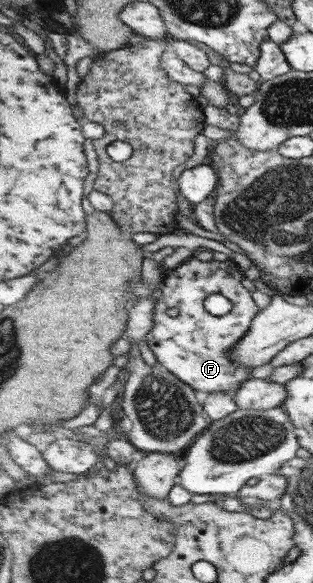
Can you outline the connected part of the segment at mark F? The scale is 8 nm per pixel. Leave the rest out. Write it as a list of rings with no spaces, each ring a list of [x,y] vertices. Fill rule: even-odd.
[[[193,257],[186,263],[177,264],[177,267],[164,278],[159,289],[156,310],[154,310],[154,328],[142,339],[149,344],[152,352],[156,355],[157,362],[196,391],[207,394],[226,392],[231,398],[234,398],[236,392],[240,390],[240,386],[250,380],[252,366],[233,362],[229,357],[229,352],[242,337],[248,334],[250,326],[261,312],[260,308],[256,306],[256,302],[252,300],[250,290],[246,290],[246,286],[242,286],[243,278],[245,276],[238,268],[238,264],[231,261],[231,259],[225,262],[216,262],[216,260],[205,262]],[[210,294],[222,294],[229,298],[234,304],[232,312],[228,312],[226,316],[210,314],[204,306],[204,301]],[[170,308],[176,308],[178,316],[175,318],[168,316],[168,309]]]

